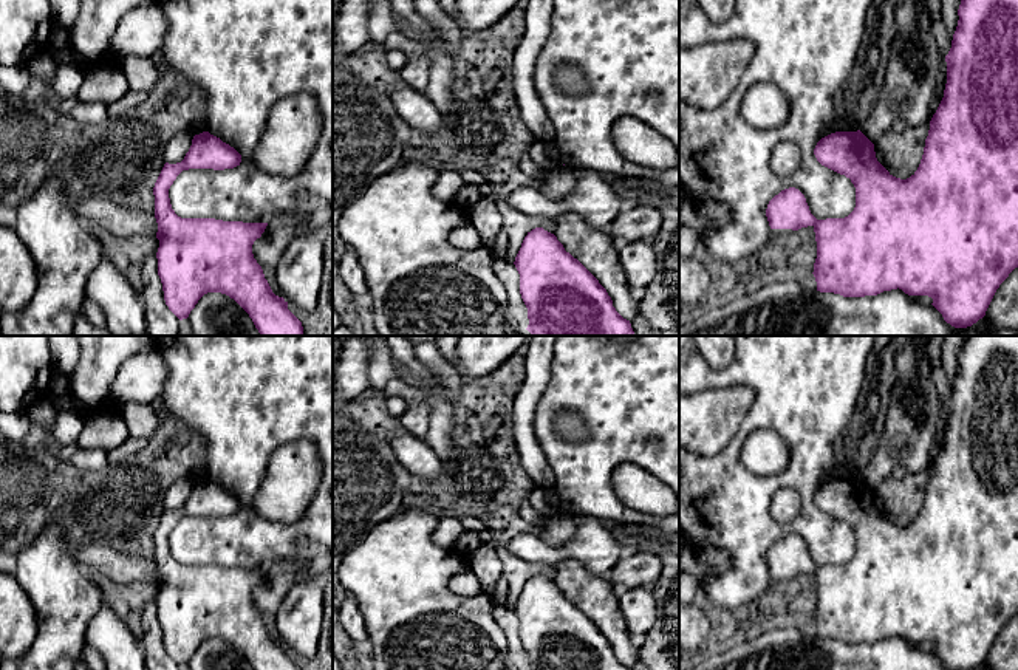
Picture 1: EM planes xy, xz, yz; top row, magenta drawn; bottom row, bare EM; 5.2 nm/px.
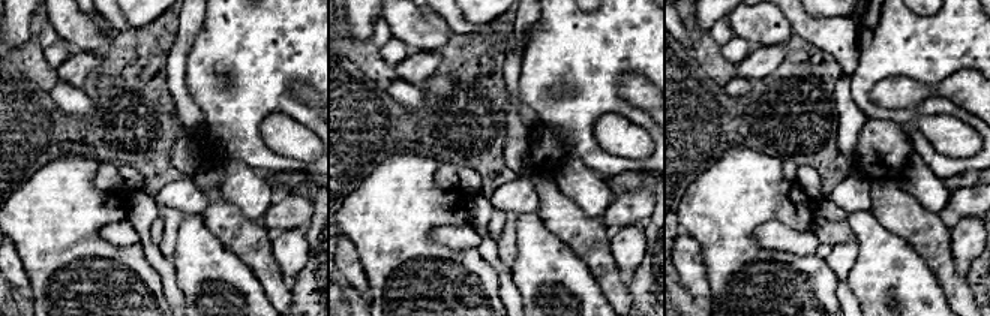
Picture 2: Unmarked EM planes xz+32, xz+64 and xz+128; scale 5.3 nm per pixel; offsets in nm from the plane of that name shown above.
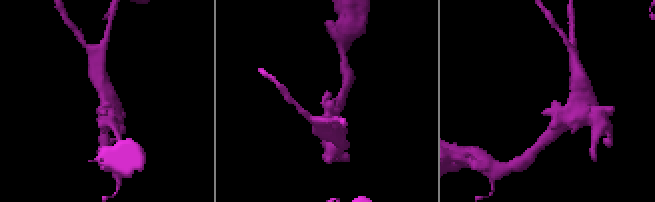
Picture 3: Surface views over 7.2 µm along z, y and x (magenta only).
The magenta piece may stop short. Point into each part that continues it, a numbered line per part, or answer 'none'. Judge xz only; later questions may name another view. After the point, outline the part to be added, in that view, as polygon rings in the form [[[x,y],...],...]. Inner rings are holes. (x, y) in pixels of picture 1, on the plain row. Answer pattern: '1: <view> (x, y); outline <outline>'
none

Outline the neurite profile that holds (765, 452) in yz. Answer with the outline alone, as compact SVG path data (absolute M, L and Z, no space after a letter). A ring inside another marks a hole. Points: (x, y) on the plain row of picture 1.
M755 430L743 444L741 464L760 477L777 475L789 464L787 443L774 430Z

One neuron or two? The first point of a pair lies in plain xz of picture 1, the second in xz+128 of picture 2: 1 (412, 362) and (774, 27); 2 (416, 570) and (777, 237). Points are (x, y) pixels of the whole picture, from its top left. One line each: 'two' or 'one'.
1: one
2: two

